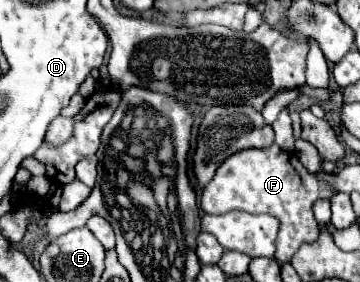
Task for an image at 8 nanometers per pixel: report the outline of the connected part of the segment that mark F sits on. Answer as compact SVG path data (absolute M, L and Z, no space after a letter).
M277 145L267 149L239 151L223 161L215 177L203 189L201 209L205 213L221 215L229 211L245 213L269 213L281 221L276 239L274 257L279 263L289 263L301 243L313 243L319 237L319 225L313 217L311 205L317 199L329 199L335 191L325 183L319 183L297 157L295 152L285 153Z

